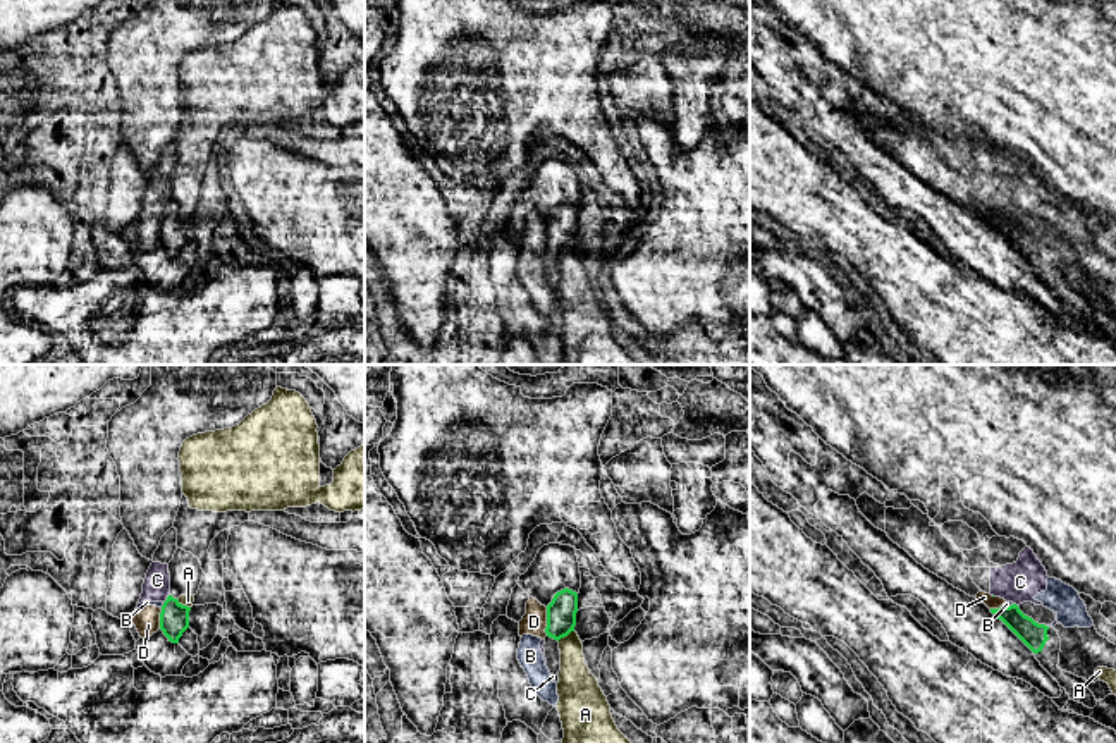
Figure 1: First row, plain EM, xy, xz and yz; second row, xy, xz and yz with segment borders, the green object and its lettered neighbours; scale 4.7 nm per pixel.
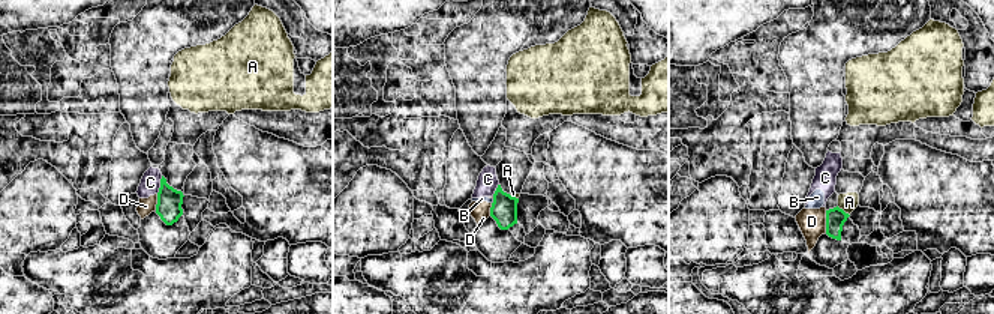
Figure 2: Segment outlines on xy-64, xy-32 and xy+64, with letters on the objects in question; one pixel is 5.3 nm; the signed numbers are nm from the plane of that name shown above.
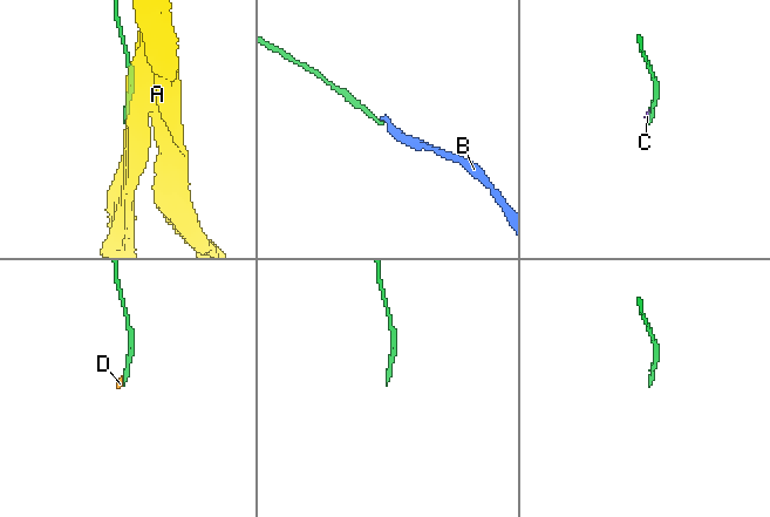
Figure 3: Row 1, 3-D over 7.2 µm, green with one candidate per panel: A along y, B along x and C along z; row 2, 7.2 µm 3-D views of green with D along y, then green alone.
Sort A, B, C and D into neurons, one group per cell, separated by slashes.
A / B C D

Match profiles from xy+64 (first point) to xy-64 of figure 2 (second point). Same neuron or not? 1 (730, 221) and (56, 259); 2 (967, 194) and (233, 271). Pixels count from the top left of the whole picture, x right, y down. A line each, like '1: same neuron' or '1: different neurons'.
1: different neurons
2: different neurons

